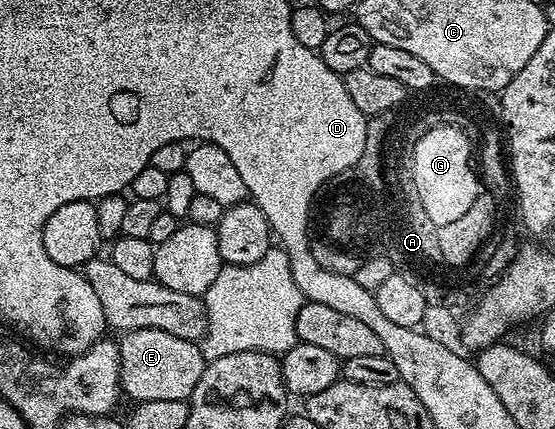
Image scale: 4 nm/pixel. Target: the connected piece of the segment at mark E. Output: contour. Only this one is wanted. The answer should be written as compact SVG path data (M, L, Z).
M160 329L127 331L121 336L118 348L123 392L140 403L189 400L208 362L195 340L172 337L172 333L164 333Z

